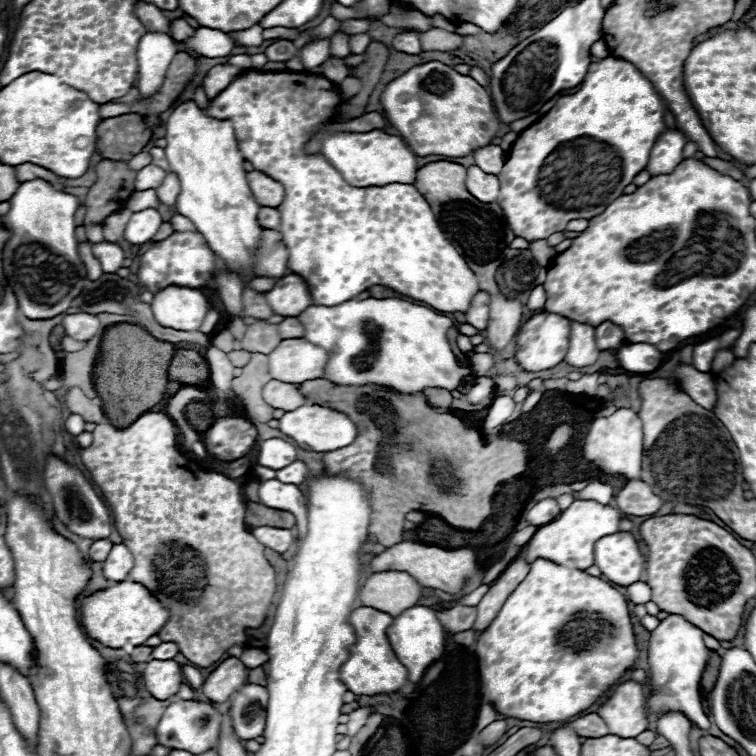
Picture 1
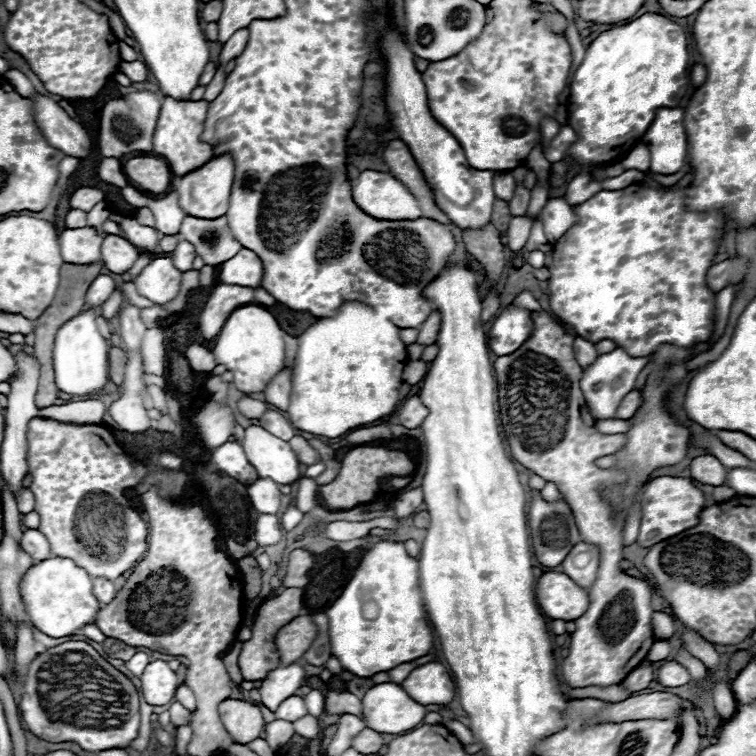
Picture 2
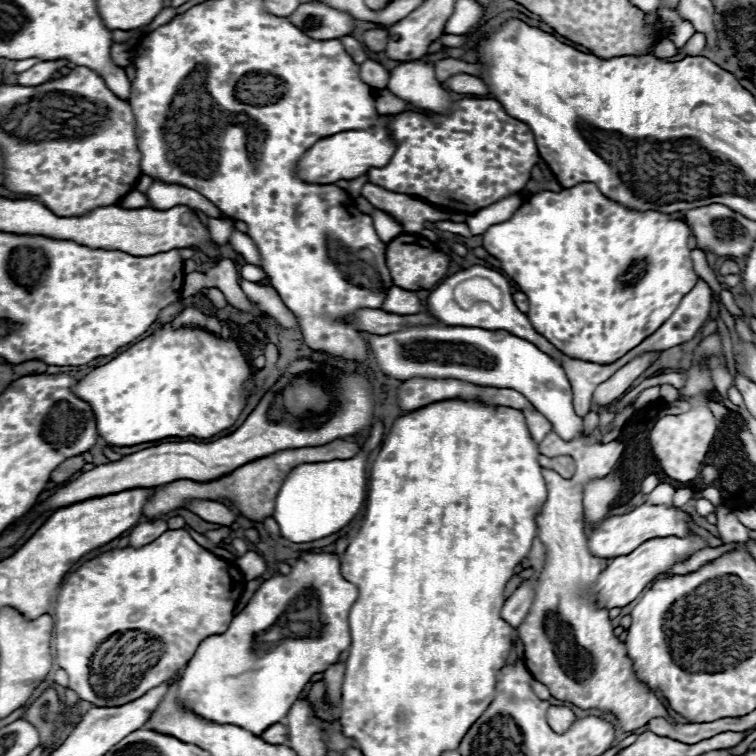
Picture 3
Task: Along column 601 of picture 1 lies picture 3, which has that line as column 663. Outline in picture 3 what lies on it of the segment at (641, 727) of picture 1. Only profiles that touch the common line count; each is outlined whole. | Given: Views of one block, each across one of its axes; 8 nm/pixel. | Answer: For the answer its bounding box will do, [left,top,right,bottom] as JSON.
[516,432,672,732]

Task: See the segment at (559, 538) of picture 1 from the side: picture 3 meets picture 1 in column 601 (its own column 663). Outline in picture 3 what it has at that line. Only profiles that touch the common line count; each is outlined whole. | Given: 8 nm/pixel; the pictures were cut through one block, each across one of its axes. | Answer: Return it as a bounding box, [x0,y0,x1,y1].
[588,504,694,558]

